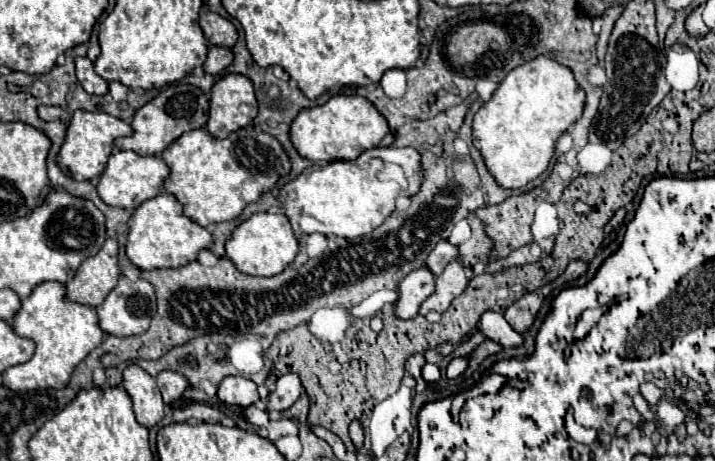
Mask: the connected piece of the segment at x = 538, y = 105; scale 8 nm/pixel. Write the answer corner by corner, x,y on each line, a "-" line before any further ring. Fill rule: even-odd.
539,55
507,73
493,97
477,111
473,145
481,151
489,173
501,187
525,187
549,167
557,139
581,117
583,105
585,91
575,81
571,69

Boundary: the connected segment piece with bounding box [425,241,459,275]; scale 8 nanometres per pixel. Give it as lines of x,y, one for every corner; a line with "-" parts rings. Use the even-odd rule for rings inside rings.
449,241
447,243
437,243
437,247
431,251
425,267
431,269
435,275
439,275
457,257
459,257
459,249
455,245
451,245

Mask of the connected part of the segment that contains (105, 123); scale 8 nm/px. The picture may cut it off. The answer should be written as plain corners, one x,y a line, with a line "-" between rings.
75,111
69,129
67,129
67,137
65,143
61,147
59,153
59,165
63,169
63,173
73,175
77,181
91,181
97,179
103,169
107,167
107,159
113,153
113,141
117,137
125,137
131,135
133,129
129,123
107,115
107,113
91,113
91,111

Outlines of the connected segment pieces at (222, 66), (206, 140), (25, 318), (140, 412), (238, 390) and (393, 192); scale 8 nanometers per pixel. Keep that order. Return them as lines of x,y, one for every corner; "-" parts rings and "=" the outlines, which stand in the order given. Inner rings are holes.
209,47
209,55
207,55
207,61
203,65
203,69
209,73
209,75
219,75
223,73
233,61
233,51
227,49
227,47
=
247,125
225,139
213,137
205,127
187,131
165,149
161,157
171,169
163,189
175,195
183,203
185,215
203,227
237,219
249,203
255,203
263,193
273,191
277,181
291,171
291,161
283,145
253,125
=
45,281
33,289
33,293
23,301
21,309
13,317
15,333
33,339
37,349
35,355
21,365
9,367
3,373
5,387
13,391
33,391
33,389
63,389
71,379
73,369
101,345
105,331
99,327
99,317
95,307
81,305
65,299
67,289
59,281
=
135,363
129,365
123,371
123,387
133,399
135,417
141,425
153,427
163,419
165,405
163,405
163,399
161,399
155,379
147,371
143,371
=
225,377
219,385
217,397
227,405
237,407
249,407
259,401
257,385
251,379
245,377
=
379,147
365,151
365,157
357,161
331,161
307,167
295,181
287,183
281,189
281,203
297,235
323,233
353,239
377,229
395,211
395,199
399,195
413,197
419,191
421,183
423,165
417,149
-
373,153
391,153
391,157
381,157
379,161
373,161
-
363,159
367,161
367,167
363,165
-
389,163
393,165
385,169
385,165

